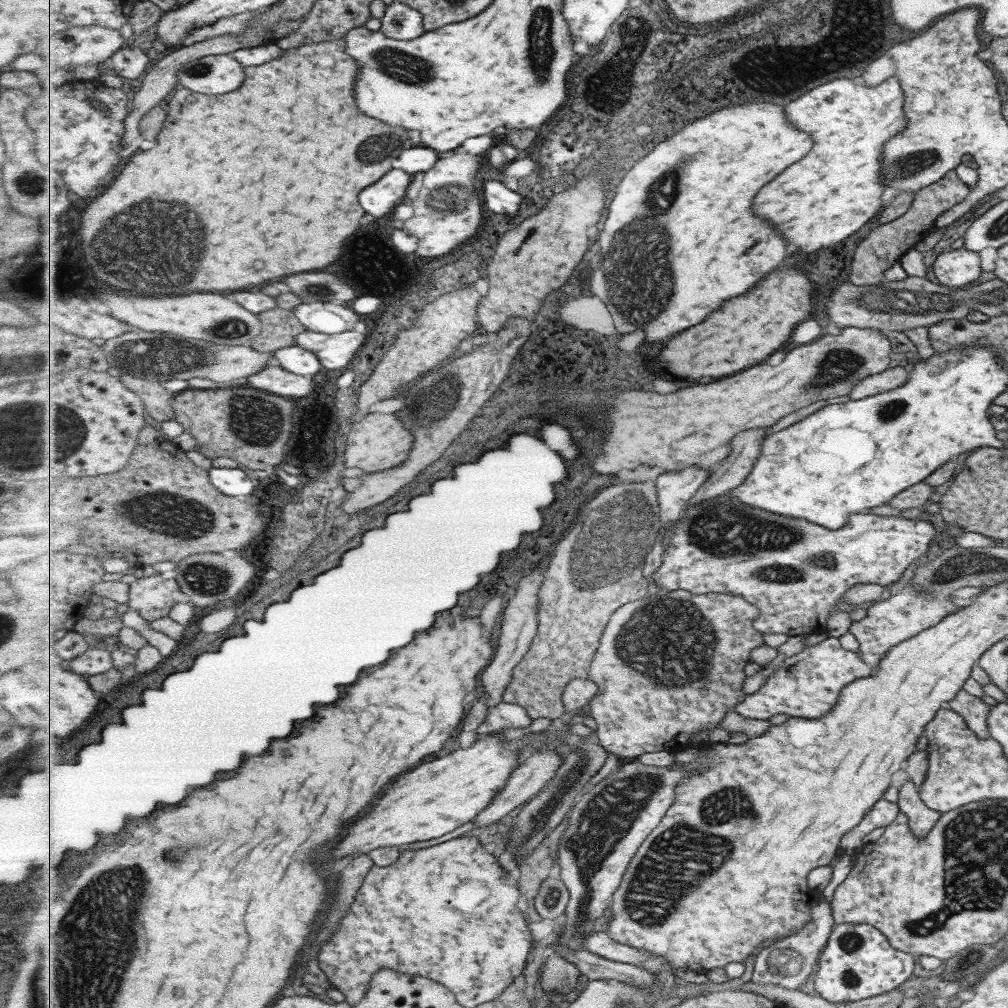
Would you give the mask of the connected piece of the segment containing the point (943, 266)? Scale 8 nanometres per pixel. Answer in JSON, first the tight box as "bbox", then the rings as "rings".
{"bbox":[931,248,981,287],"rings":[[[963,248],[940,252],[932,263],[931,270],[945,287],[965,286],[981,274],[978,253]]]}

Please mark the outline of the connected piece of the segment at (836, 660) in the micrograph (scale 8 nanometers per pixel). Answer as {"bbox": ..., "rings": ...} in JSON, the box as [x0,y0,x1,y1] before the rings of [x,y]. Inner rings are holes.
{"bbox":[735,637,873,720],"rings":[[[820,637],[817,644],[785,658],[757,692],[747,695],[745,701],[735,706],[735,711],[745,718],[757,720],[767,720],[777,714],[809,720],[822,717],[834,708],[839,694],[842,694],[847,685],[871,676],[873,671],[865,660],[859,660],[857,653],[843,650],[837,638]]]}

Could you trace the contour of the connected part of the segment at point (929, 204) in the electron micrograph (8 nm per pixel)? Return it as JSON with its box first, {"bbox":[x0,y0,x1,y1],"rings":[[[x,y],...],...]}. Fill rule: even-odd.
{"bbox":[848,170,968,286],"rings":[[[949,170],[941,179],[933,184],[919,189],[914,194],[909,209],[895,220],[889,223],[881,224],[871,229],[867,236],[859,242],[855,248],[853,260],[850,264],[850,275],[848,280],[855,286],[874,285],[883,279],[883,271],[889,268],[893,262],[899,260],[902,254],[919,242],[926,234],[935,227],[934,223],[938,215],[951,209],[961,202],[968,193],[968,186],[957,177],[954,170]]]}

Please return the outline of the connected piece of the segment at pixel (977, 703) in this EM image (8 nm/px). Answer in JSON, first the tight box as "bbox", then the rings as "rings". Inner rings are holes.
{"bbox":[945,689,990,740],"rings":[[[963,689],[958,690],[955,696],[945,704],[947,708],[956,712],[979,740],[989,737],[987,732],[986,718],[990,706],[983,703],[979,697],[969,695]]]}

